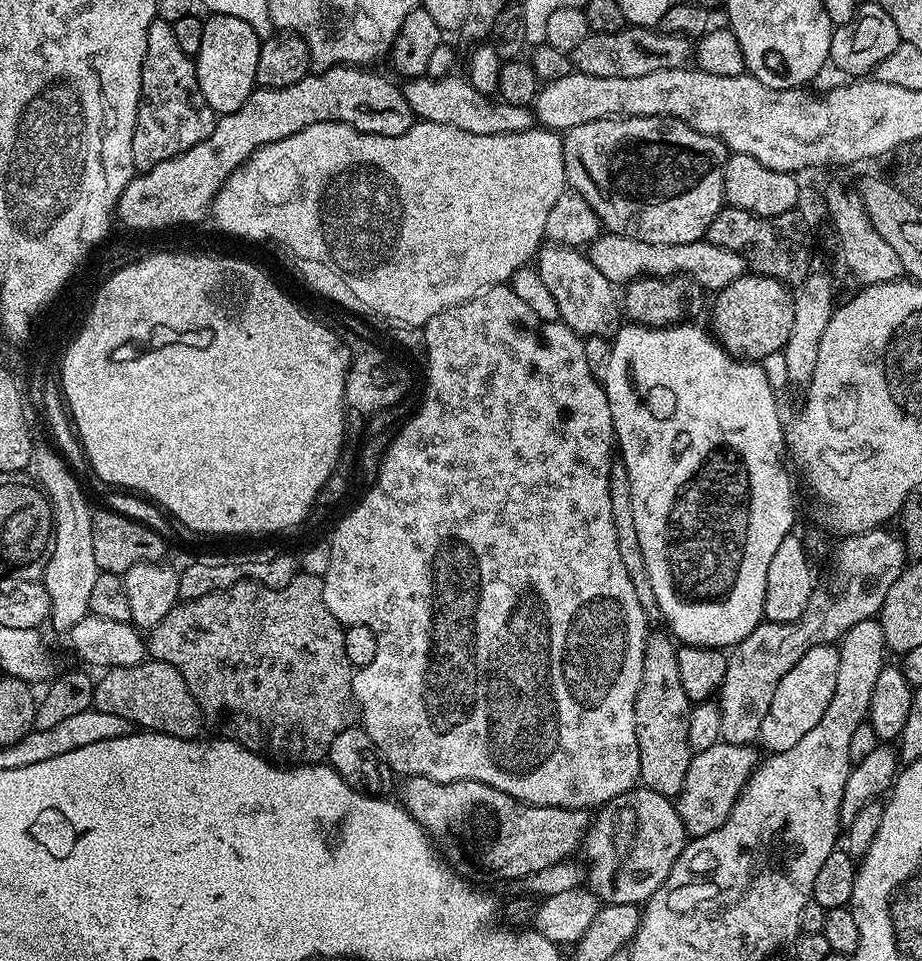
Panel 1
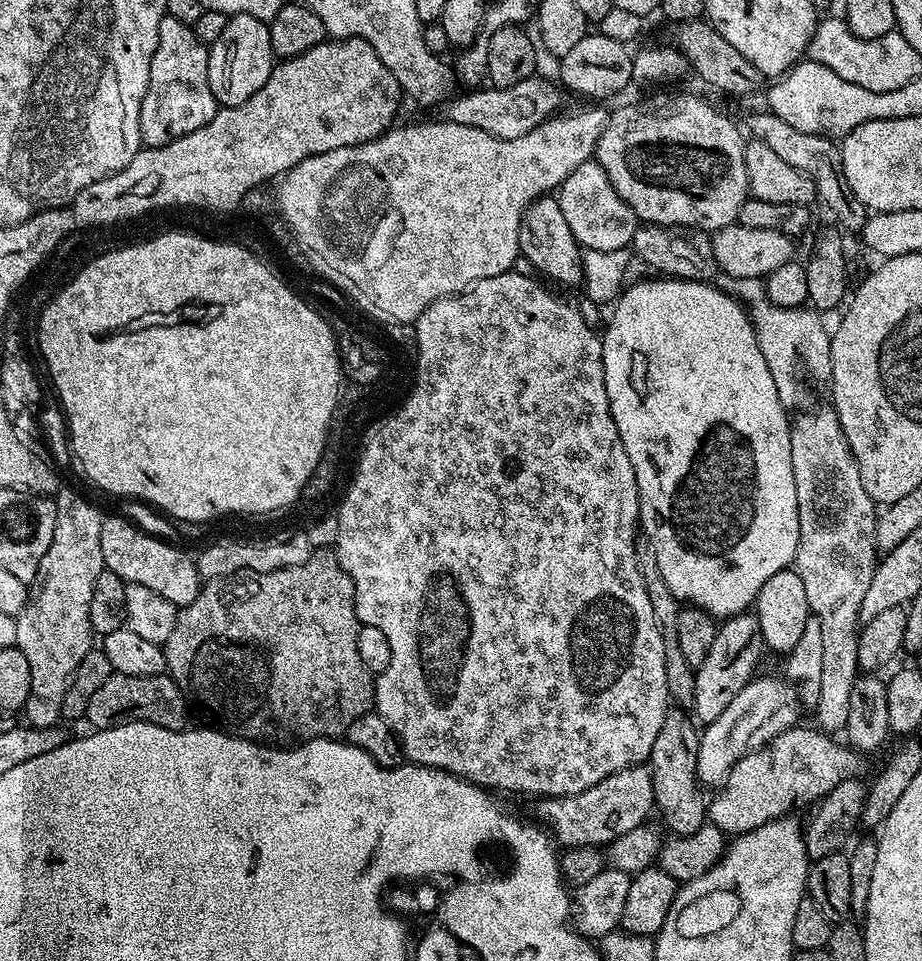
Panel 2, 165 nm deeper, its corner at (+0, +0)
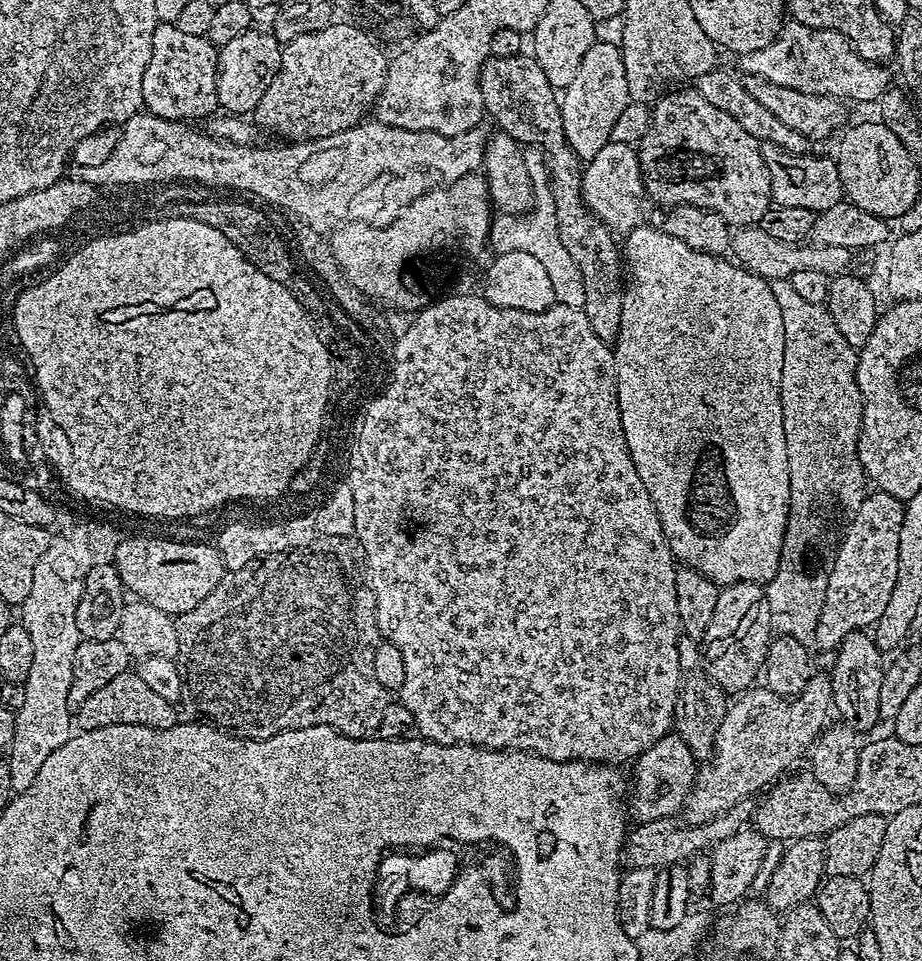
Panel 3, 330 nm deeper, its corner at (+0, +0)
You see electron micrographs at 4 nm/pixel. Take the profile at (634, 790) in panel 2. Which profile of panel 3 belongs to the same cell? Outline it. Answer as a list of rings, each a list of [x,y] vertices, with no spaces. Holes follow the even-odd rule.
[[[675,734],[663,736],[635,757],[632,766],[630,795],[626,804],[630,812],[632,807],[633,814],[637,816],[635,819],[645,824],[675,817],[683,809],[692,784],[696,780],[698,758],[690,750],[690,746],[686,746],[686,742],[682,742],[682,738]]]

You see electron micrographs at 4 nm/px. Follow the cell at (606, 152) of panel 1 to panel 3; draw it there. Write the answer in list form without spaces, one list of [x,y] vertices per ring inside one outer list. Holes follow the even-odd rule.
[[[688,86],[665,91],[655,101],[651,113],[650,130],[646,130],[638,145],[640,169],[649,197],[663,206],[693,204],[717,212],[732,226],[759,225],[762,214],[773,207],[770,174],[766,174],[766,166],[762,162],[760,141],[750,138],[750,134],[746,134],[730,114],[718,110]]]

